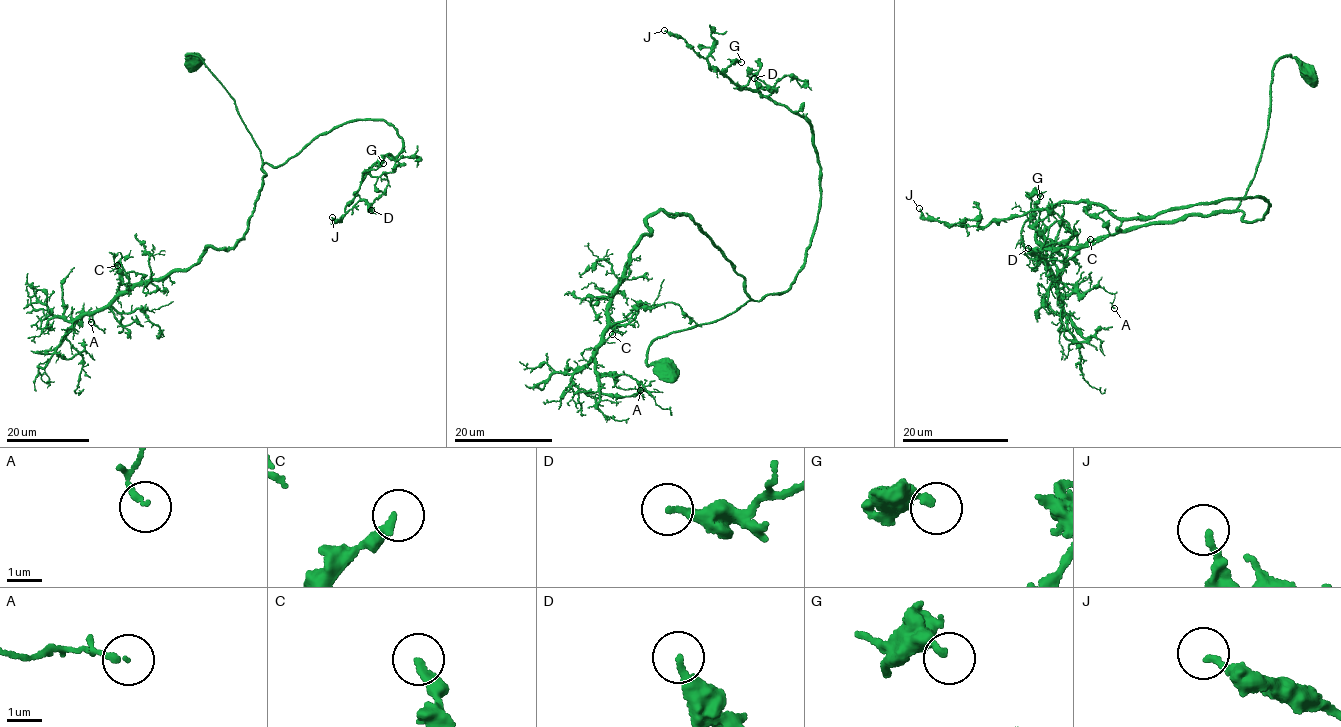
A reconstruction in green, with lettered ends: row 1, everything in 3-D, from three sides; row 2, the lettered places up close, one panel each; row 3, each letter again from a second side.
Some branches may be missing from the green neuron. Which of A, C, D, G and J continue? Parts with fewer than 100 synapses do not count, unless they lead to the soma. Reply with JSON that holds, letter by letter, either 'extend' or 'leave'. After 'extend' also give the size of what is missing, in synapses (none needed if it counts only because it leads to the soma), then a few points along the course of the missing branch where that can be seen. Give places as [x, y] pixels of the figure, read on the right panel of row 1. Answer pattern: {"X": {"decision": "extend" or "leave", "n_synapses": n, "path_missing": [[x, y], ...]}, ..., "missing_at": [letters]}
{"A": {"decision": "leave"}, "C": {"decision": "leave"}, "D": {"decision": "leave"}, "G": {"decision": "leave"}, "J": {"decision": "leave"}, "missing_at": []}

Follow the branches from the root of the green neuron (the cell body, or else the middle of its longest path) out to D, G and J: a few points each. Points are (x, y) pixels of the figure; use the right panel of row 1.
D: (1306, 75), (1274, 68), (1238, 207), (1263, 220), (1257, 195), (1068, 201), (1070, 237), (1028, 248)
G: (1306, 75), (1274, 68), (1238, 207), (1263, 220), (1257, 195), (1132, 218), (1040, 196)
J: (1306, 75), (1274, 68), (1238, 207), (1261, 221), (1257, 195), (1132, 218), (1068, 201), (979, 227), (919, 208)

